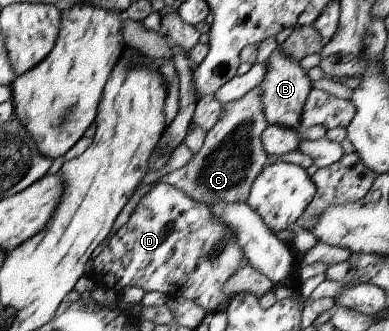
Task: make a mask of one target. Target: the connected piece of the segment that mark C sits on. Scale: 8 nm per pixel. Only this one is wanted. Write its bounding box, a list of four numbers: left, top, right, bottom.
[162,87,268,206]

